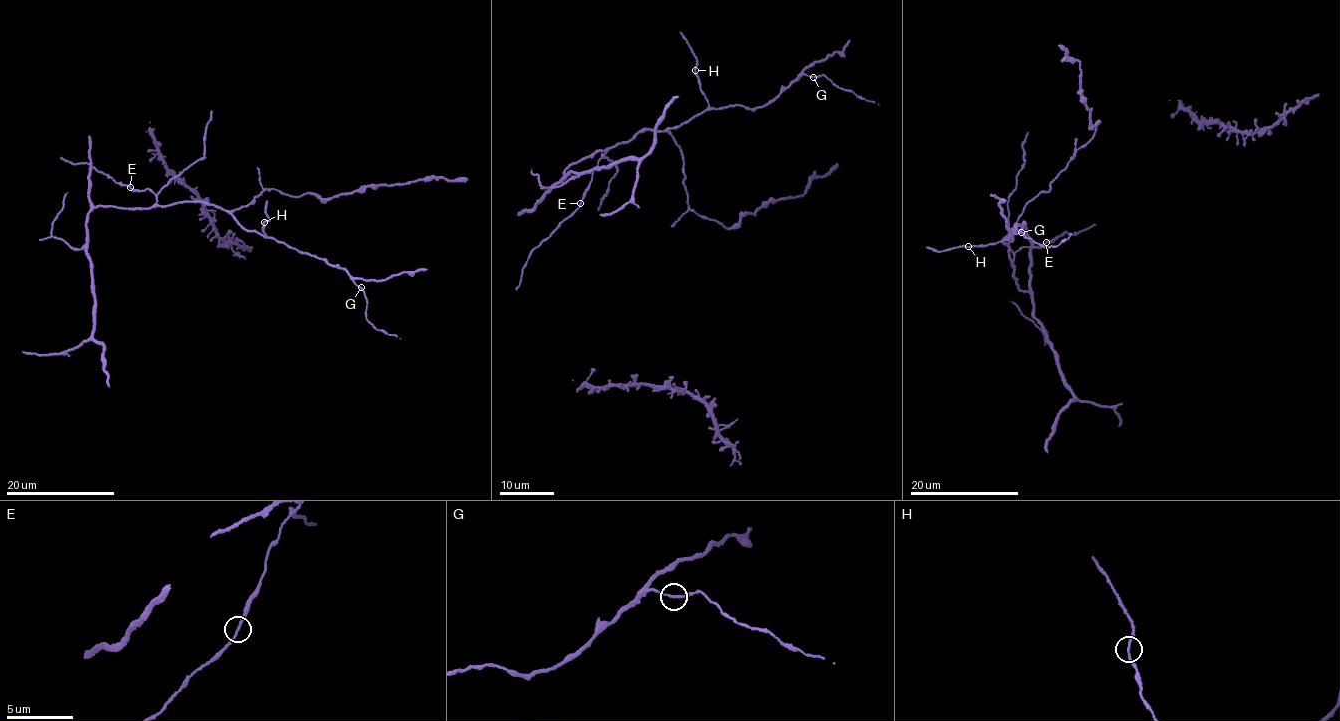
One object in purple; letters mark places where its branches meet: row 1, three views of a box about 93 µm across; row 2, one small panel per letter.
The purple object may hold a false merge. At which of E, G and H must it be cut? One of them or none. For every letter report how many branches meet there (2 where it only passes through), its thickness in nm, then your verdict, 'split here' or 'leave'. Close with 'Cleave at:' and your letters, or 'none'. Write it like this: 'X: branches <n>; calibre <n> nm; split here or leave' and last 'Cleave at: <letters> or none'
E: branches 2; calibre 180 nm; leave
G: branches 2; calibre 160 nm; leave
H: branches 2; calibre 170 nm; leave
Cleave at: none

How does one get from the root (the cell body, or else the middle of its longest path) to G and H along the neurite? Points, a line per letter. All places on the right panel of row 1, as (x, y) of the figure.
G: (1041, 245), (1019, 250), (1012, 264), (1003, 240), (1010, 233), (1013, 240), (1026, 222), (1016, 226), (1021, 232)
H: (1041, 245), (1019, 250), (1015, 253), (1012, 264), (1009, 248), (1003, 241), (1010, 233), (1013, 240), (968, 246)

